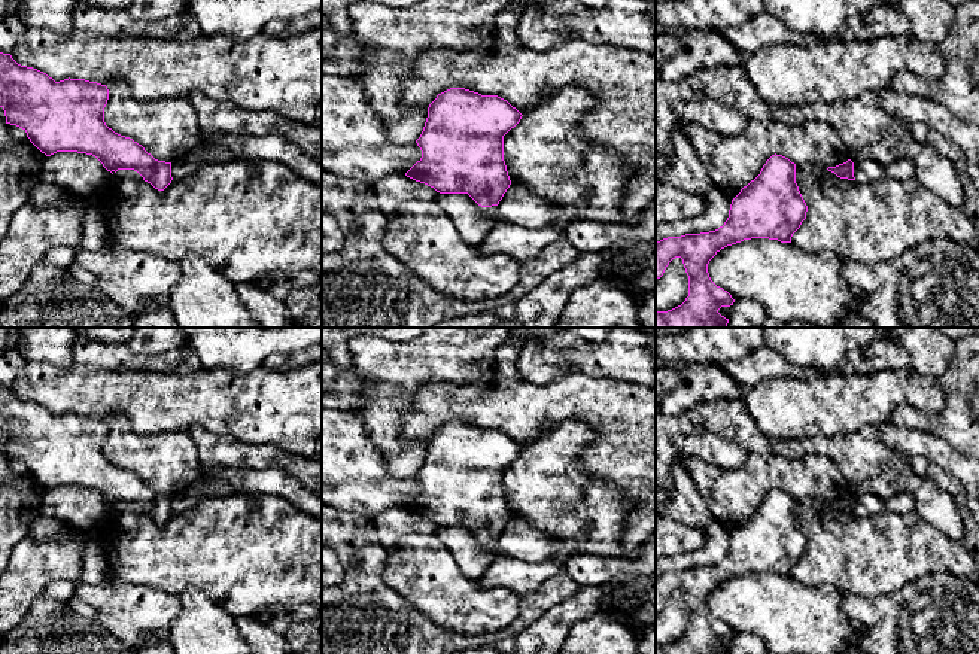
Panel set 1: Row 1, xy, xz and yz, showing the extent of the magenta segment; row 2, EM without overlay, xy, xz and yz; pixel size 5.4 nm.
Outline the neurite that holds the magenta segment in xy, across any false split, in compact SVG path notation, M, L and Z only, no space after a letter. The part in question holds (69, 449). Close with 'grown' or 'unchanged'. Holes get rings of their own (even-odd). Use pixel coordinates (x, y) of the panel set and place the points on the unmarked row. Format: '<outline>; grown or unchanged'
M0 386L0 441L6 457L27 466L46 490L77 486L95 490L107 505L134 504L155 523L173 514L171 496L158 495L142 478L104 456L106 419L85 413L55 416Z; unchanged

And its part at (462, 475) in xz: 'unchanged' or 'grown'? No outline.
unchanged

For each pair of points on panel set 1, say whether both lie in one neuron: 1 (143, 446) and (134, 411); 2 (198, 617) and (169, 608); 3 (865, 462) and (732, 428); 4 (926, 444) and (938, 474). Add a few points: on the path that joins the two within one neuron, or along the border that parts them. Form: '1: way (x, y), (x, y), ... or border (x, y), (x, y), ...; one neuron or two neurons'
1: border (109, 417), (119, 416), (139, 434), (175, 432); two neurons
2: border (179, 595), (181, 611), (170, 624), (167, 638); two neurons
3: way (832, 447), (778, 447), (765, 444); one neuron
4: border (930, 462), (946, 470), (963, 486); two neurons

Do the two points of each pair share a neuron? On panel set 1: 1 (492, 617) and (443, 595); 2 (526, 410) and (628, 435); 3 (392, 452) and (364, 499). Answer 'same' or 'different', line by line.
1: same
2: same
3: different

